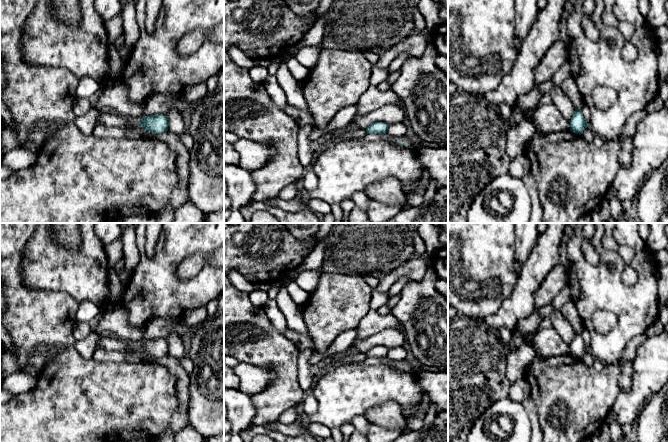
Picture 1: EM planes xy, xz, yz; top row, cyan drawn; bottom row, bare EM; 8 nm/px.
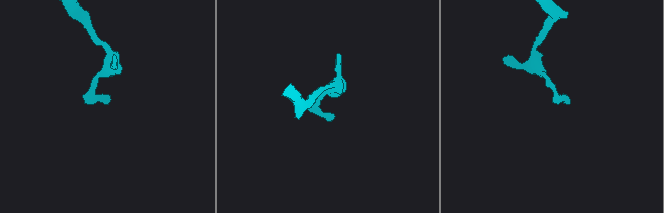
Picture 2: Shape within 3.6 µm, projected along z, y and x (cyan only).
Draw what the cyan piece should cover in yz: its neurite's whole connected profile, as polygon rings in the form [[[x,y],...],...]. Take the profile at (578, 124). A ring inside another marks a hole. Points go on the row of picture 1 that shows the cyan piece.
[[[575,109],[575,112],[569,123],[570,123],[570,131],[579,135],[581,135],[583,131],[587,127],[589,127],[589,124],[586,122],[582,111],[578,109]]]

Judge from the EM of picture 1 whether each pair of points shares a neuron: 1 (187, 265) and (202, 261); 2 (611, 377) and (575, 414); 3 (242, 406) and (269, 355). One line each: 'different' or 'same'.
1: same
2: same
3: different

